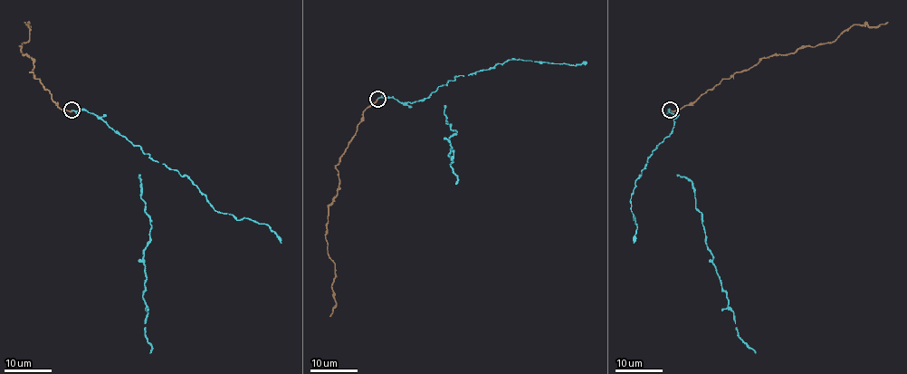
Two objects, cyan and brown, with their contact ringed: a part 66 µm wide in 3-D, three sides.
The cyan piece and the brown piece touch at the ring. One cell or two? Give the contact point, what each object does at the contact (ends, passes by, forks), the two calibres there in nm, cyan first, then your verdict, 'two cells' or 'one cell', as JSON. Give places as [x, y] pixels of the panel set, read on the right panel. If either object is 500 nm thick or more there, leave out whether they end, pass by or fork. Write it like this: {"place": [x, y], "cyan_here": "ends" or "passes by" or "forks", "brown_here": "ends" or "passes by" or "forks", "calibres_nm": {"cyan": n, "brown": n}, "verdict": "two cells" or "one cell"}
{"place": [670, 110], "cyan_here": "ends", "brown_here": "ends", "calibres_nm": {"cyan": 200, "brown": 180}, "verdict": "one cell"}

